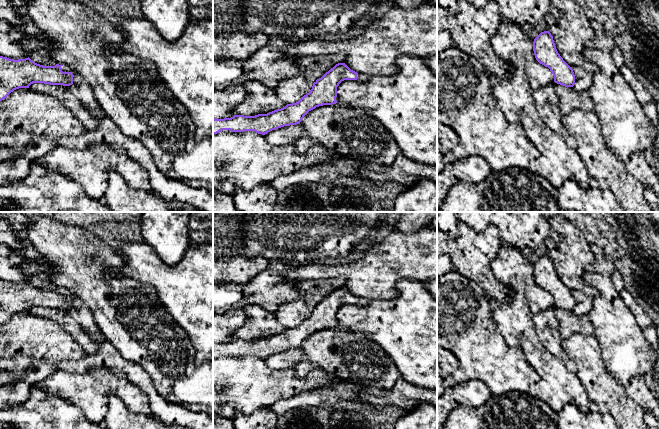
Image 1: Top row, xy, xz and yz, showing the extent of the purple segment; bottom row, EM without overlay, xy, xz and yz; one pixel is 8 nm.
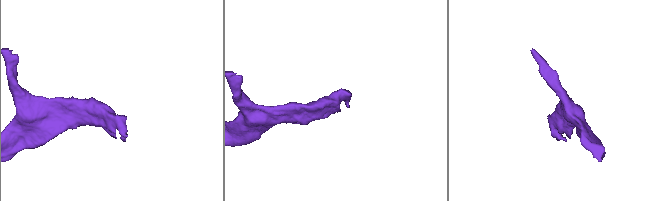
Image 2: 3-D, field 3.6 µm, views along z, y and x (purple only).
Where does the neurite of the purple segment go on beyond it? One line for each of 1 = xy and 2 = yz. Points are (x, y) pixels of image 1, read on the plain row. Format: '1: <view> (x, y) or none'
1: none
2: none

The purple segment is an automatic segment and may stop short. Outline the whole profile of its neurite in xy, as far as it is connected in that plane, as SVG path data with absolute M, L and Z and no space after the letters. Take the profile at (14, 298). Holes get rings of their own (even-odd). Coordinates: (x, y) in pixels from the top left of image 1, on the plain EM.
M0 280L0 325L14 314L29 312L33 307L72 309L74 299L72 296L63 296L62 290L43 290L29 281L14 284Z

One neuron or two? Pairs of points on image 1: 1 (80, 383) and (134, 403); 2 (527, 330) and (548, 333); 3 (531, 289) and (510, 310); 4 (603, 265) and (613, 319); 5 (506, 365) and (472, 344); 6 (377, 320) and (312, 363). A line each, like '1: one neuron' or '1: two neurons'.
1: one neuron
2: two neurons
3: two neurons
4: two neurons
5: one neuron
6: two neurons

